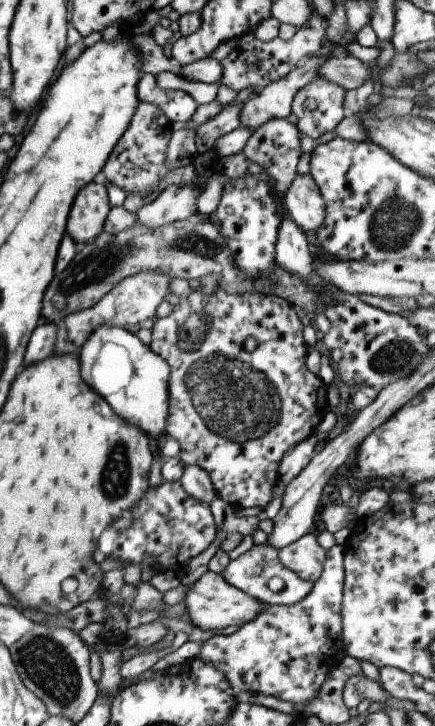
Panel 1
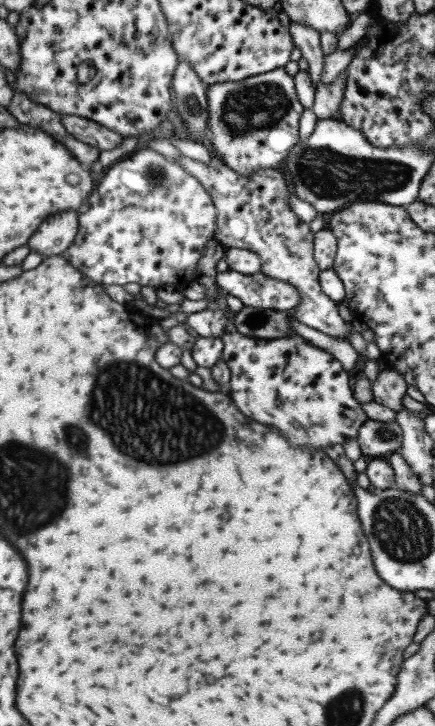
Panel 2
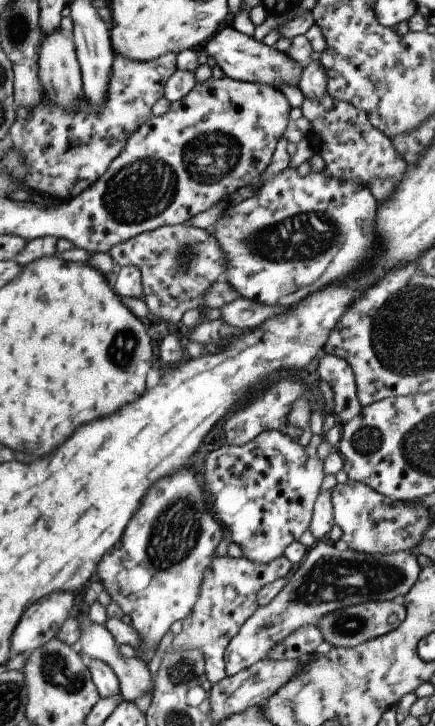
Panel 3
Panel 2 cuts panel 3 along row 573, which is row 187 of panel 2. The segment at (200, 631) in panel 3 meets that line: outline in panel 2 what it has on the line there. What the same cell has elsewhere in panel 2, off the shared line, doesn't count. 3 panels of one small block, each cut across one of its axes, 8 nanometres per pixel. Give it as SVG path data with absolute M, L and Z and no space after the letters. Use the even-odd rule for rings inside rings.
M182 154L176 158L176 162L180 163L188 173L193 174L210 193L218 217L216 220L218 231L215 239L224 247L242 248L258 254L262 260L262 273L265 276L296 286L295 290L300 296L300 303L294 308L296 313L293 318L298 321L299 325L309 326L332 337L340 337L340 339L349 340L350 336L354 336L352 325L341 317L337 304L321 290L320 270L313 258L313 234L309 230L309 223L300 220L298 215L292 212L290 190L288 190L286 178L279 169L259 169L250 176L240 176L232 168L225 166L224 162L215 155L212 155L209 164Z

